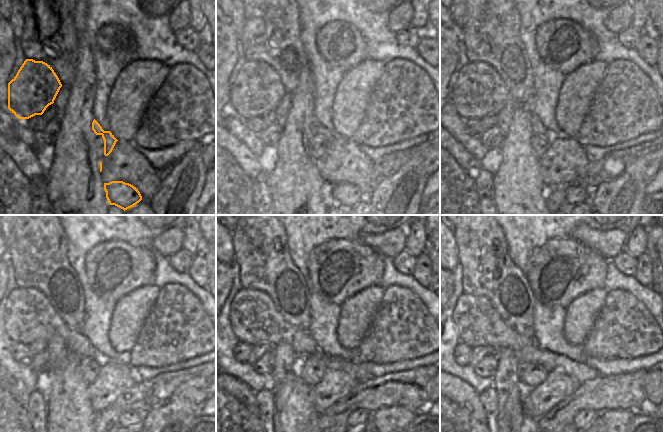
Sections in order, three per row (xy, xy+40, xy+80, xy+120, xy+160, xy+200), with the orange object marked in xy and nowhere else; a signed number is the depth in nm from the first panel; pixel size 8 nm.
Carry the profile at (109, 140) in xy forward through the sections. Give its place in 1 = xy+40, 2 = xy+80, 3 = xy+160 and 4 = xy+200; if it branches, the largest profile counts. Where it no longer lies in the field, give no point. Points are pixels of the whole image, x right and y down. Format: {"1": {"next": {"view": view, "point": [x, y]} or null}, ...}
{"1": {"next": {"view": "xy+40", "point": [317, 129]}}, "2": {"next": {"view": "xy+80", "point": [537, 127]}}, "3": {"next": {"view": "xy+160", "point": [254, 319]}}, "4": {"next": {"view": "xy+200", "point": [478, 323]}}}

